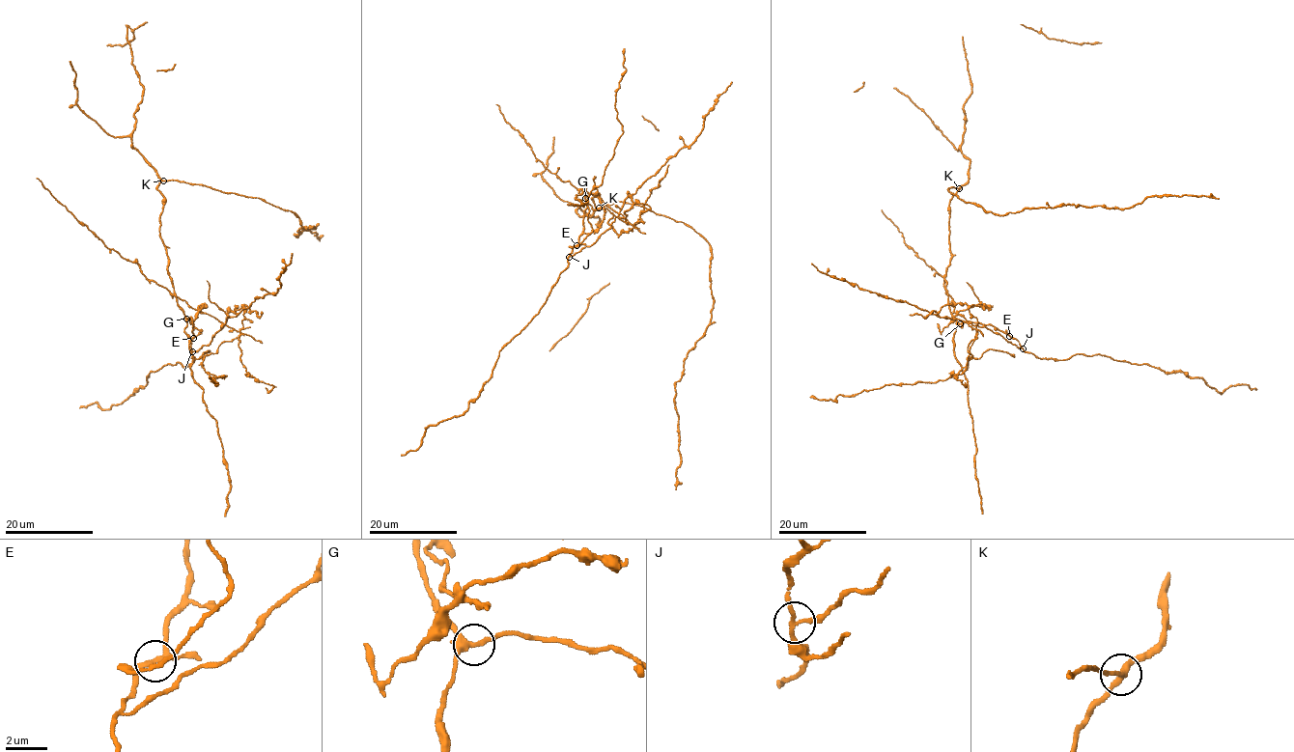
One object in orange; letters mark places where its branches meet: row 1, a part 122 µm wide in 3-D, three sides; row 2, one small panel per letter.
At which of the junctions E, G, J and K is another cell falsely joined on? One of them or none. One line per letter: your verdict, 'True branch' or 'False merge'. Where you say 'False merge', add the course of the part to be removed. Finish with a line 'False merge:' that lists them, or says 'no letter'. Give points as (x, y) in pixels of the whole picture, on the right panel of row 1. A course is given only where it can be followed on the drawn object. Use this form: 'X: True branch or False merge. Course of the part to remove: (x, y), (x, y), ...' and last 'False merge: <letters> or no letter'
E: True branch
G: True branch
J: False merge. Course of the part to remove: (1023, 348), (970, 323), (976, 333), (967, 350), (971, 355), (945, 380), (892, 383), (832, 400), (810, 397)
K: True branch
False merge: J

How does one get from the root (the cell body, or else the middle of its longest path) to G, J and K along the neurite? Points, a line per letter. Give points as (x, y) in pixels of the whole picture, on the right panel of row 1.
G: (949, 235), (950, 262), (944, 281), (950, 313), (960, 323)
J: (949, 235), (950, 262), (944, 281), (950, 313), (960, 323), (971, 320), (995, 326), (1015, 338), (1023, 348)
K: (949, 235), (949, 204), (959, 188)

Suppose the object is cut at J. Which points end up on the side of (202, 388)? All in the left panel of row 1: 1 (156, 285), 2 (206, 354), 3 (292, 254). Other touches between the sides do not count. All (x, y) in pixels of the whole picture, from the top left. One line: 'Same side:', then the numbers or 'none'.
Same side: none

